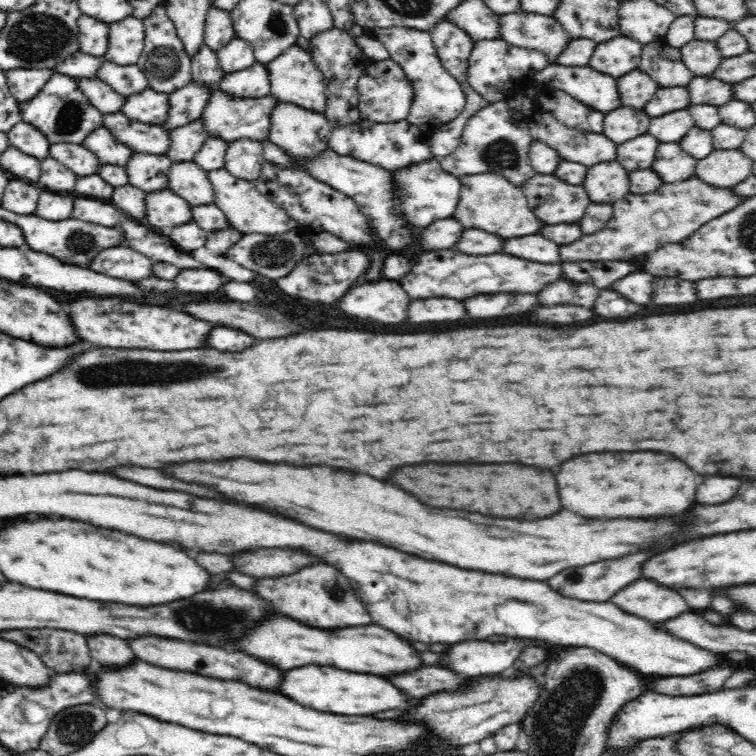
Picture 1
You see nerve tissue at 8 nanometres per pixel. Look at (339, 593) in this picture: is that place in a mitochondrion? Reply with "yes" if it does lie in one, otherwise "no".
yes

